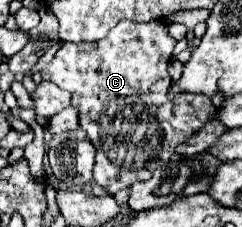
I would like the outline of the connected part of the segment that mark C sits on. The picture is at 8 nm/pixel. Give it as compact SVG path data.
M122 20L98 42L64 42L54 60L42 70L44 80L72 94L72 106L80 112L80 126L96 148L94 182L104 186L108 194L148 180L156 168L170 160L176 146L194 136L216 112L208 96L184 92L168 98L172 80L166 66L174 46L176 40L168 34L166 22L138 24Z

